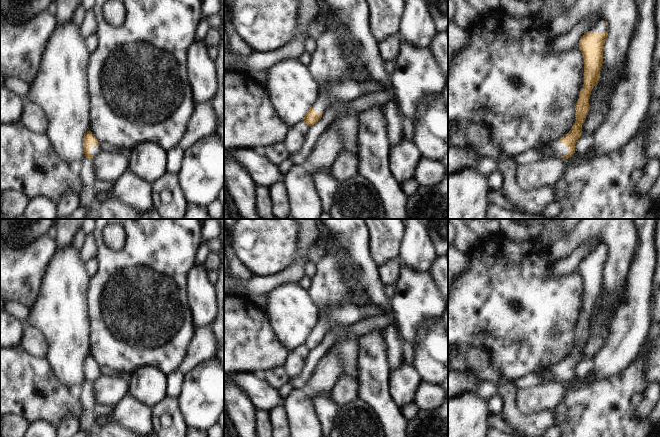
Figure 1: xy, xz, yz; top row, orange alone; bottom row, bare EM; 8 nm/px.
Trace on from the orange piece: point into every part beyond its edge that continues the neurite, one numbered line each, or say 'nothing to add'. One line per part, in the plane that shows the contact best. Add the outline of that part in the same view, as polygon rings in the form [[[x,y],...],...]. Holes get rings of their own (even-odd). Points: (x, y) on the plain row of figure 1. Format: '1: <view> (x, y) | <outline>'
1: yz (559, 373) | [[[556,366],[552,369],[552,375],[554,377],[554,382],[559,382],[561,380],[567,379],[569,372],[561,366]]]

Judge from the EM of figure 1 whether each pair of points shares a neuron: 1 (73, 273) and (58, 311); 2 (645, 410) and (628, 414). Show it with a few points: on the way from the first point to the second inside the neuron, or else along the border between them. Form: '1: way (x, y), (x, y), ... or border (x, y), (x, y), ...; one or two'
1: way (64, 282), (61, 302); one
2: border (635, 408), (635, 414), (638, 417), (647, 417); two

